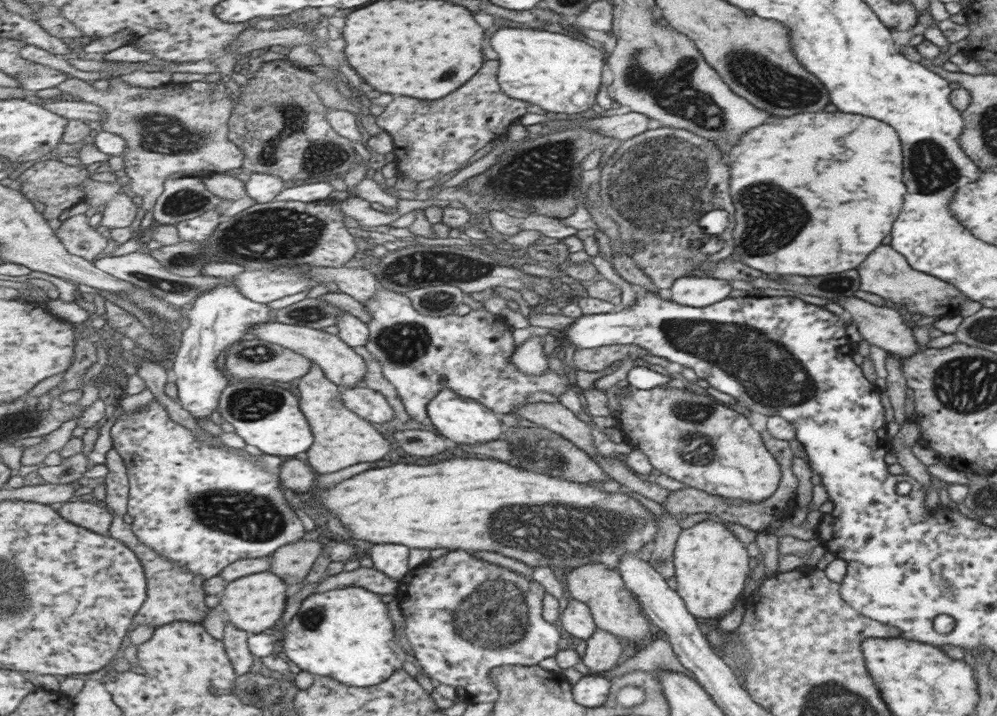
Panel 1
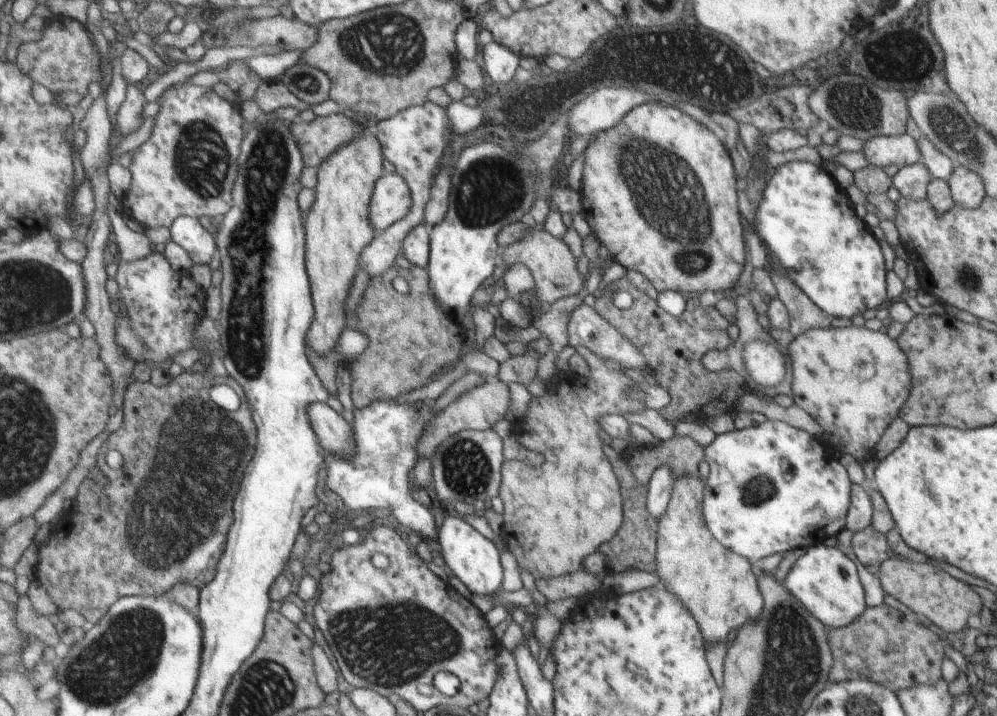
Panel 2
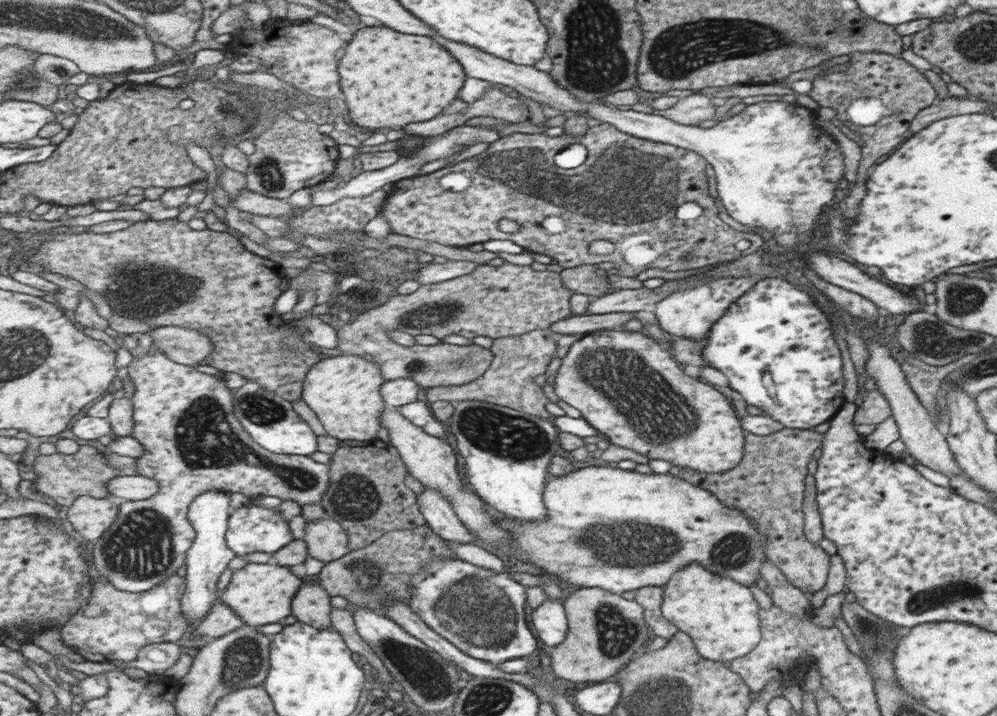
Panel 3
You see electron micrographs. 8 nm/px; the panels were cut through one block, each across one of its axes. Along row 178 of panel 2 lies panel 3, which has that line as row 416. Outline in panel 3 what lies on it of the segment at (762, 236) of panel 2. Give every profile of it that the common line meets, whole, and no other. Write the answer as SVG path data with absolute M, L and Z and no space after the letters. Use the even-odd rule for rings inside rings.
M769 277L757 281L726 308L717 322L713 322L702 345L701 358L727 378L728 387L737 391L746 404L756 406L782 428L812 429L827 422L843 404L841 356L831 338L829 320L825 320L825 314L813 304L813 300L809 302L805 292L799 292L785 279Z

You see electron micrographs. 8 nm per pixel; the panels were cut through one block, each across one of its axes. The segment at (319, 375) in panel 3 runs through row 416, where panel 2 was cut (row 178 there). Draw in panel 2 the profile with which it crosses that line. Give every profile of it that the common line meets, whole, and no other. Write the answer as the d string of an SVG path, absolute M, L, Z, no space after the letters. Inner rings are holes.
M364 128L352 143L330 155L317 172L316 201L306 216L307 266L316 310L307 336L308 346L328 358L333 358L329 352L337 350L339 336L347 328L347 312L343 308L349 298L349 286L357 276L361 249L373 240L374 228L369 220L368 204L371 202L375 182L381 176L379 145L372 129Z

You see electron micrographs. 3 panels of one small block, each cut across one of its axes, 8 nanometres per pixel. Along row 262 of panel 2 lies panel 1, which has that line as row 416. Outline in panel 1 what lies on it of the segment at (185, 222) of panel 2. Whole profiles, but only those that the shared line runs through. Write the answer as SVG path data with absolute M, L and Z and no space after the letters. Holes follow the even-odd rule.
M217 285L211 290L203 291L193 301L193 306L188 313L190 320L189 326L184 330L181 345L174 358L172 376L174 382L178 386L178 400L183 408L187 409L194 418L208 418L211 412L217 411L227 386L231 384L231 377L228 374L222 374L221 370L217 368L217 356L221 356L221 352L241 341L245 334L253 333L253 330L259 324L267 324L274 320L274 310L265 306L265 303L260 303L250 298L247 298L237 285Z

